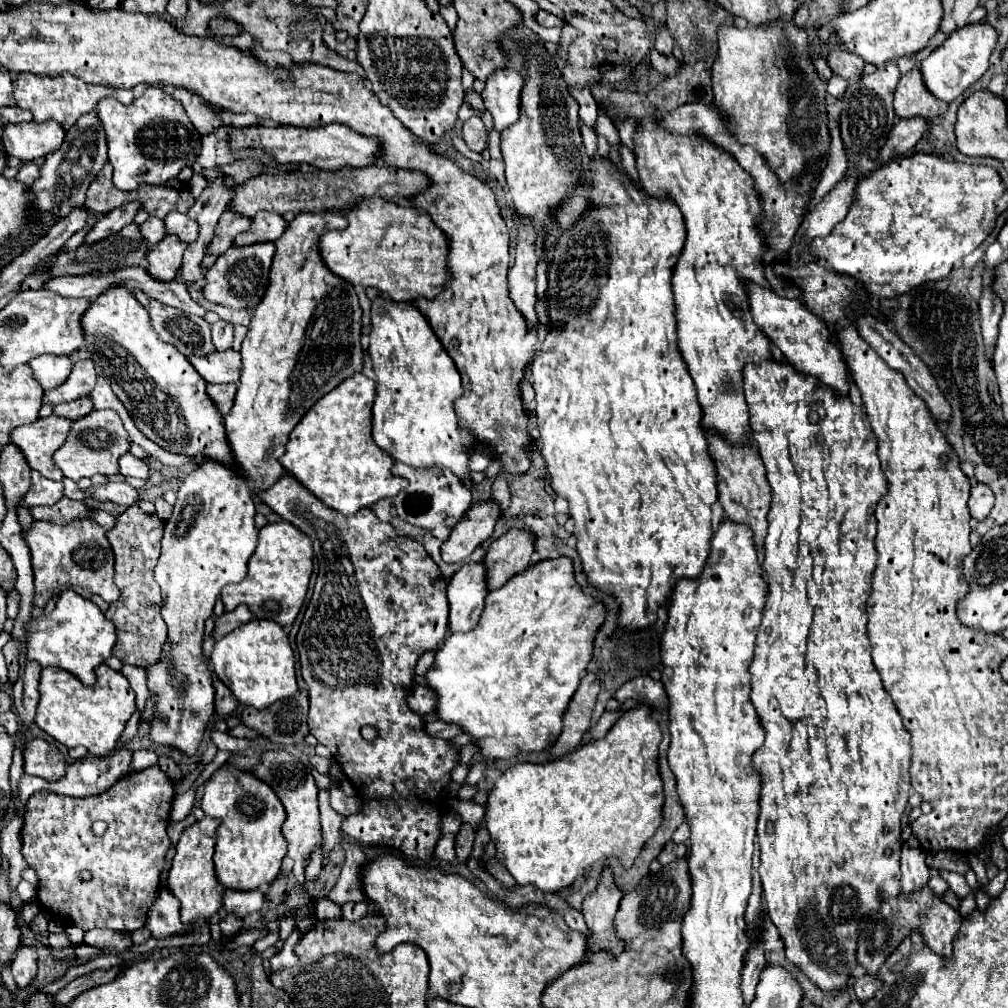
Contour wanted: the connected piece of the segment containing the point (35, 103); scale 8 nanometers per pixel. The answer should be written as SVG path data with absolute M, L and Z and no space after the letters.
M28 72L18 74L16 80L16 88L14 88L14 98L16 104L24 110L30 110L36 122L44 122L44 120L56 120L62 124L64 130L70 130L80 116L88 114L94 110L96 102L102 98L116 98L122 104L130 104L134 100L134 92L132 90L124 90L124 88L112 88L112 86L96 86L96 84L86 84L84 80L72 76L72 74L62 74L58 78L46 78L46 76L34 76Z

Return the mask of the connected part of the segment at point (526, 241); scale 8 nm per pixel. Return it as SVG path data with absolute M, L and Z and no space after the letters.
M528 220L518 222L518 246L516 246L516 260L508 272L508 286L510 298L516 308L524 314L530 328L538 328L538 314L536 314L536 232Z

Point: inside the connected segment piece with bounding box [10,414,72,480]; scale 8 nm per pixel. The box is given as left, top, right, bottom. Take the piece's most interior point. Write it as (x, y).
(38, 441)

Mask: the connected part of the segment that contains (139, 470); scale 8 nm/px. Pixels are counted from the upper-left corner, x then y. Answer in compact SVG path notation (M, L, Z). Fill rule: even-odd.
M124 454L118 464L120 464L122 476L134 476L134 478L142 478L142 480L148 478L148 464L132 454Z

